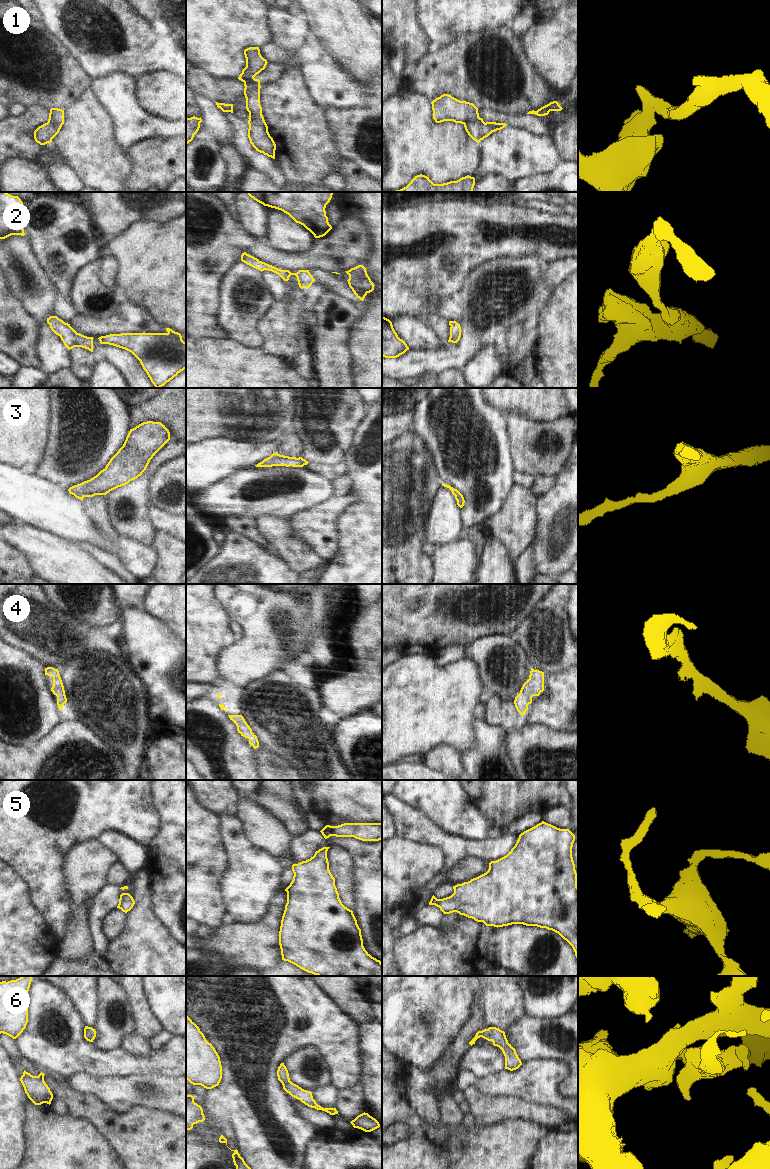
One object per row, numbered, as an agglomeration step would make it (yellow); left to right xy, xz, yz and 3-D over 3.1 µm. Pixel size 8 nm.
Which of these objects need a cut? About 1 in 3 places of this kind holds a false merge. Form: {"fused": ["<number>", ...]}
{"fused": ["1"]}

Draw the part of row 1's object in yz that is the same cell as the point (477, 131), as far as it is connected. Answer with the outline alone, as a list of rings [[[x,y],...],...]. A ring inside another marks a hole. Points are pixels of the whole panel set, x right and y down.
[[[470,121],[464,127],[468,135],[478,143],[492,133],[490,126],[484,122]]]

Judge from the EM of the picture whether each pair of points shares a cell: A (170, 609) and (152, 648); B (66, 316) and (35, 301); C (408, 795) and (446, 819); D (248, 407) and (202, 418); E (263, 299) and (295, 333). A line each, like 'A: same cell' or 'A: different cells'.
A: different cells
B: different cells
C: same cell
D: same cell
E: different cells

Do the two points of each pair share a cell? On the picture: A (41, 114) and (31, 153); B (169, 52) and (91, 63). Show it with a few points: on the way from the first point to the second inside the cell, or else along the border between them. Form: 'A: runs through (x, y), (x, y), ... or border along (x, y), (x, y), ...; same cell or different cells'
A: runs through (31, 124), (28, 127), (28, 143); same cell
B: runs through (150, 55), (110, 57); same cell

